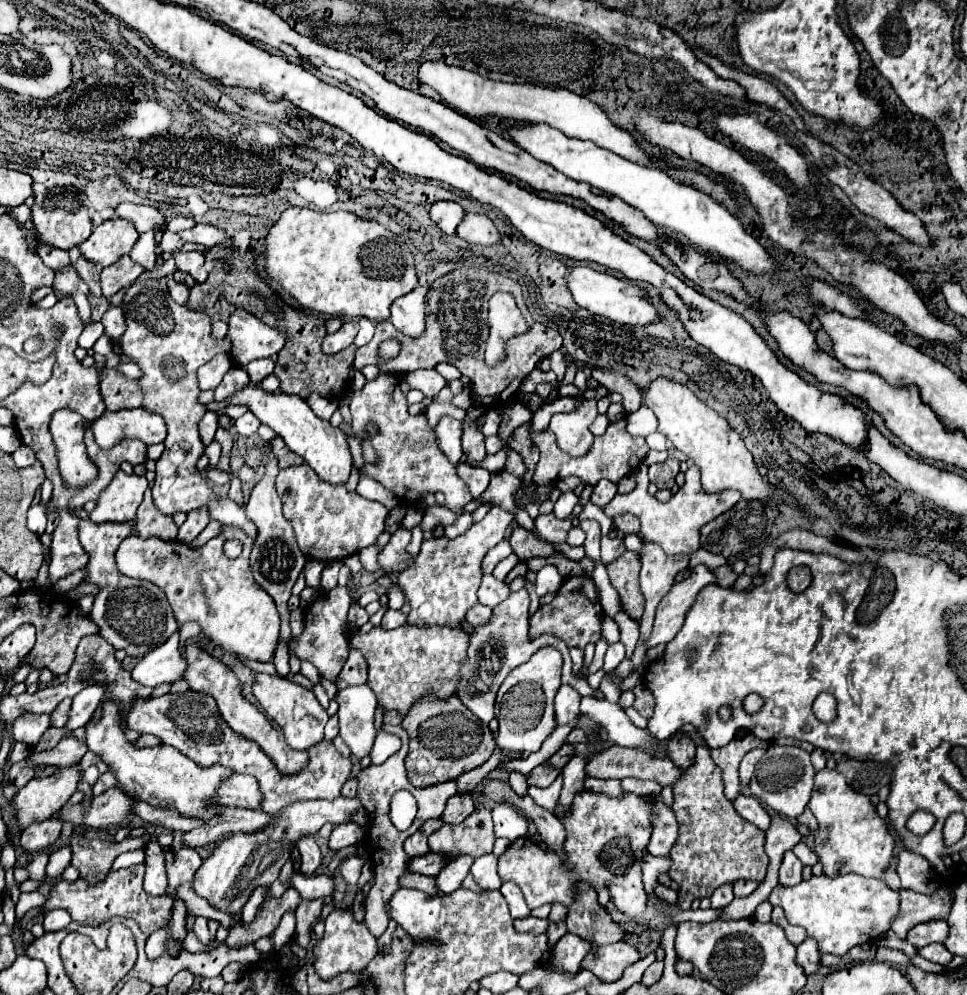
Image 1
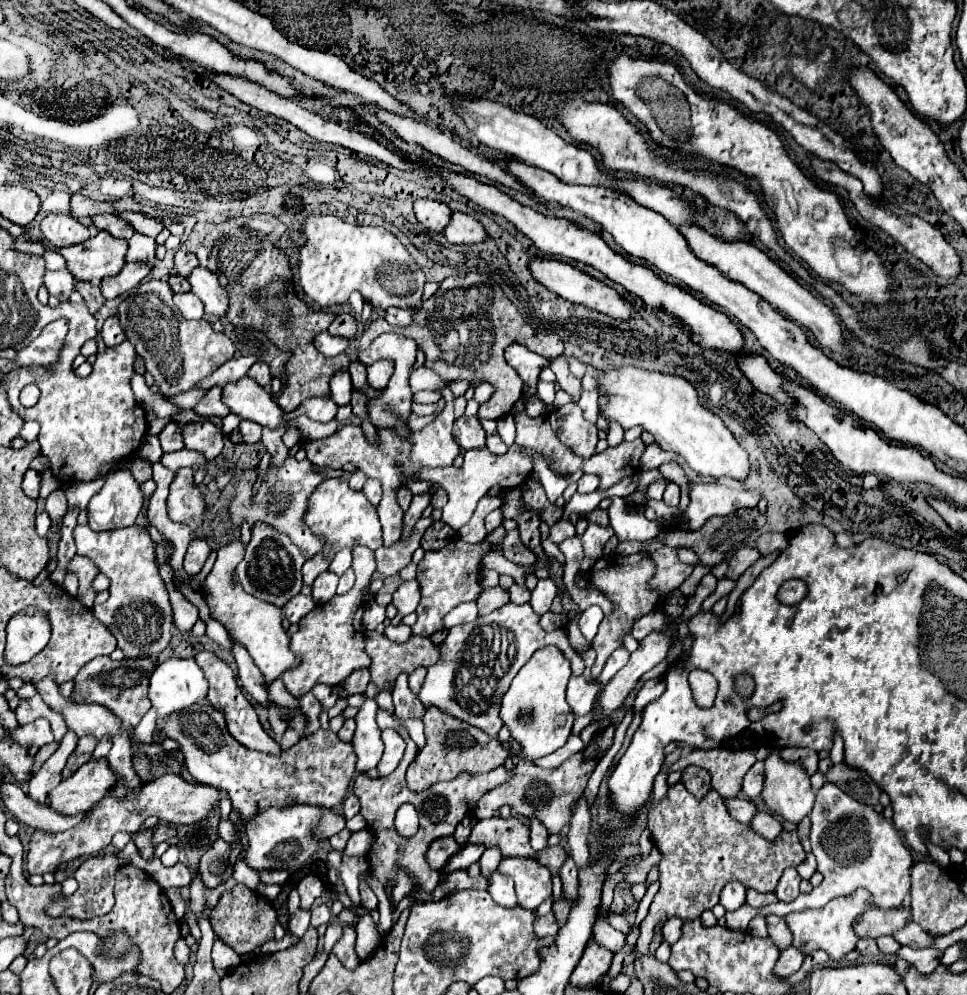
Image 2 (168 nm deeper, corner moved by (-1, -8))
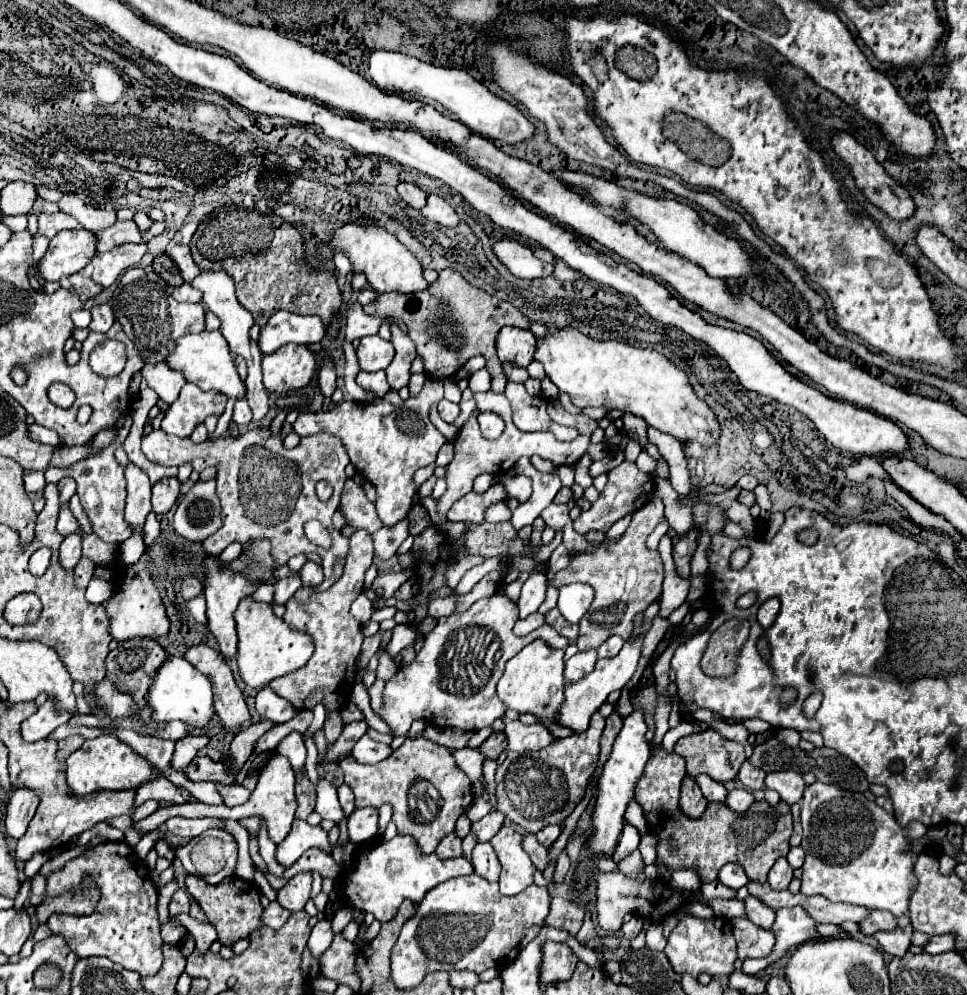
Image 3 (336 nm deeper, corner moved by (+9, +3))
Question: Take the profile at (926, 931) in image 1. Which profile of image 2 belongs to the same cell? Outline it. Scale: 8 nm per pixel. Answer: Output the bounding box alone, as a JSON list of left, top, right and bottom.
[894,922,934,948]

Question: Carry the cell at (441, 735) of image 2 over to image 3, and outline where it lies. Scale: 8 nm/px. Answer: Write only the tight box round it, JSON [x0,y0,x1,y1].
[480,733,508,759]

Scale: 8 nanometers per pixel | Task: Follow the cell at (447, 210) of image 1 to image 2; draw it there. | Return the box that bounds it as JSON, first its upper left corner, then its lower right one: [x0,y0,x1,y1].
[414,200,452,232]

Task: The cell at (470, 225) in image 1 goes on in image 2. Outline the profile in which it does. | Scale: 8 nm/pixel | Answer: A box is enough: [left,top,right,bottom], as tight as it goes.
[444,212,488,244]

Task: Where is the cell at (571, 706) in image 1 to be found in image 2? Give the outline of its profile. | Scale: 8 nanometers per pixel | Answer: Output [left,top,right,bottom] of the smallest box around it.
[566,676,600,716]

